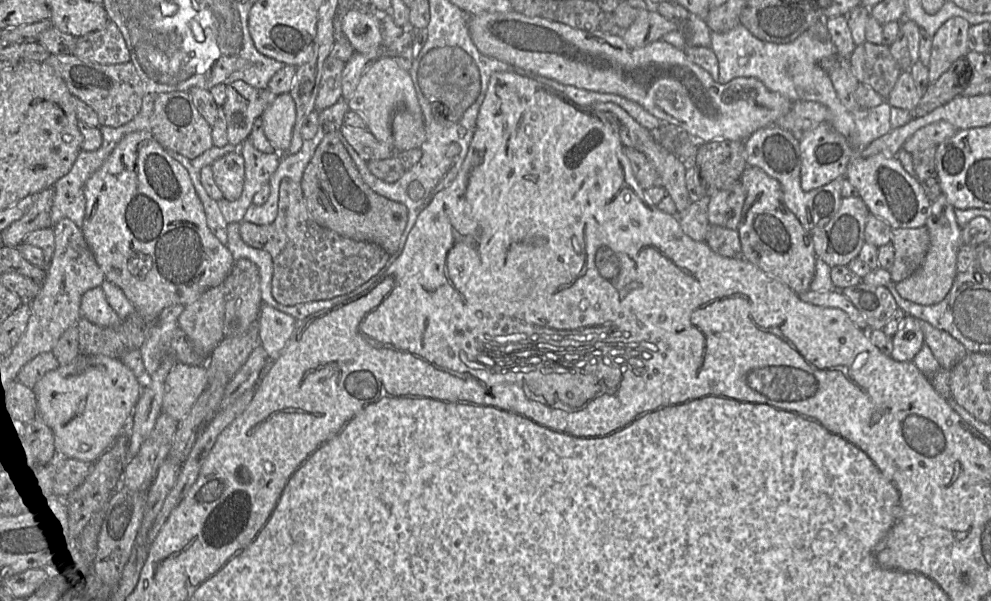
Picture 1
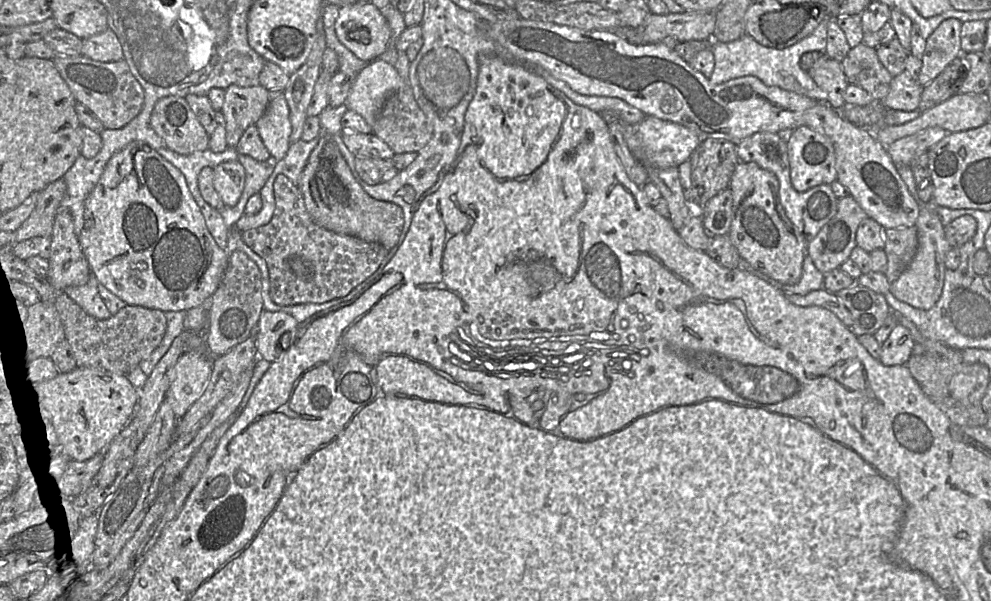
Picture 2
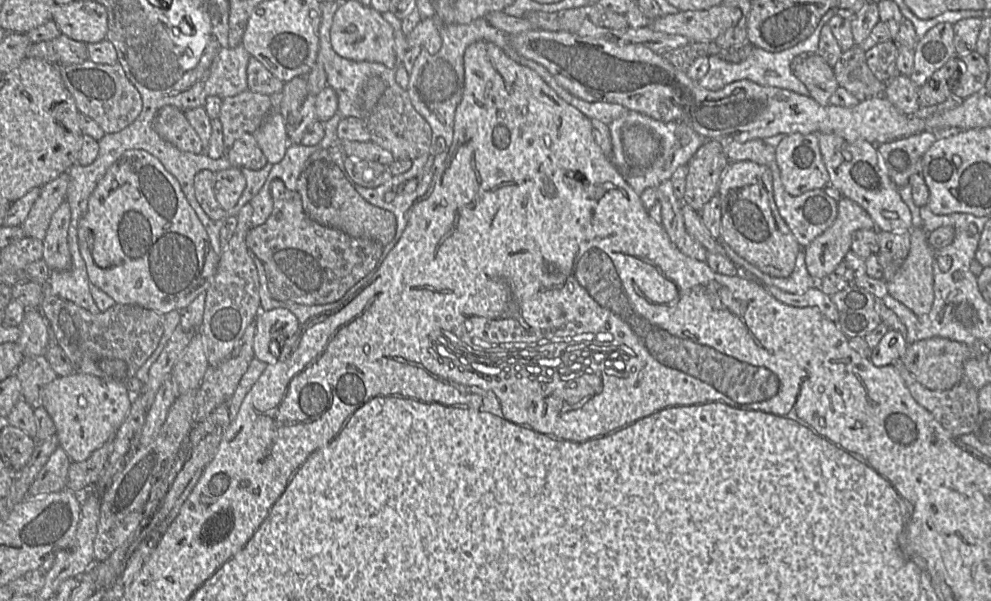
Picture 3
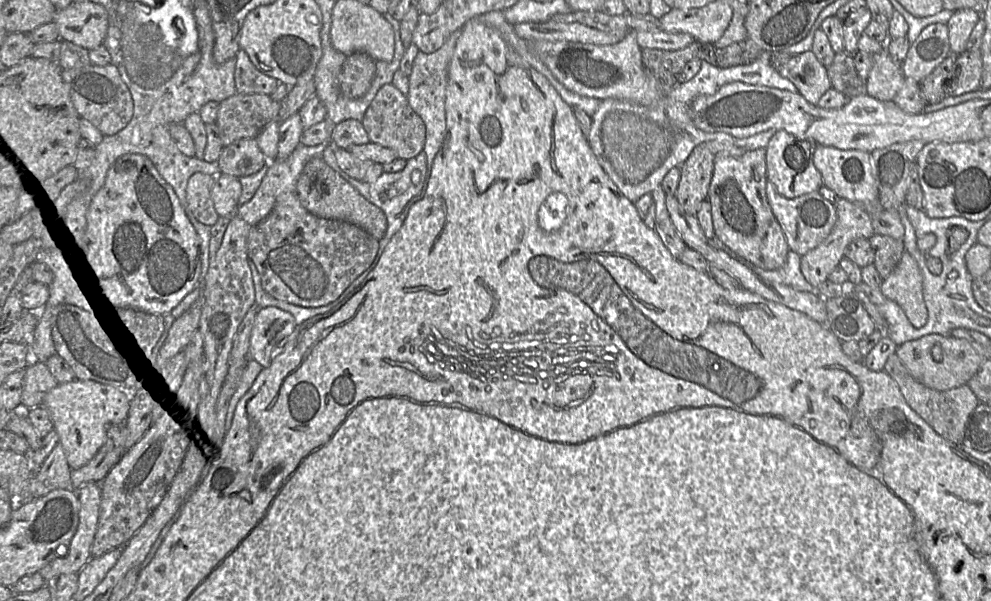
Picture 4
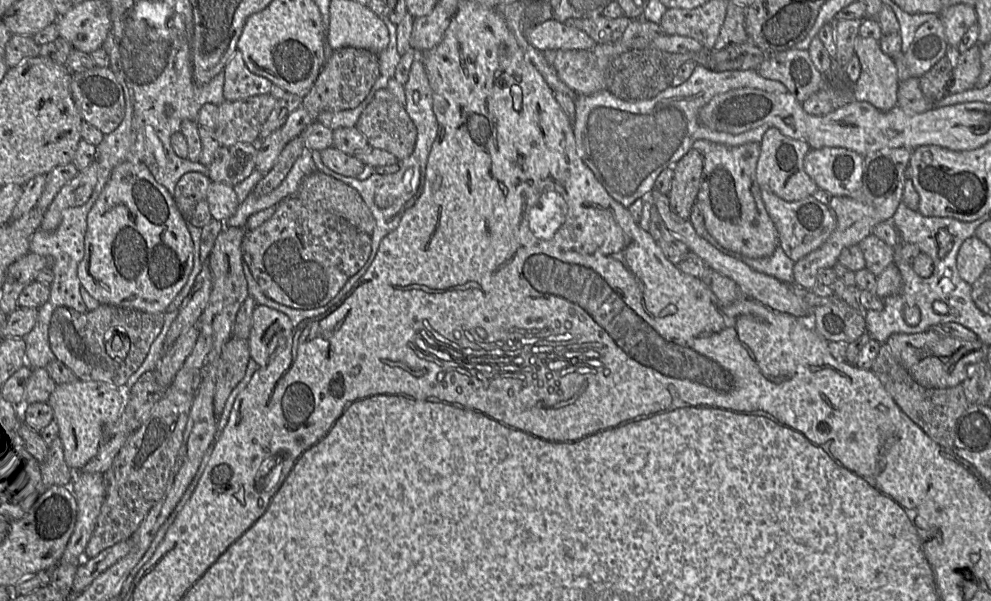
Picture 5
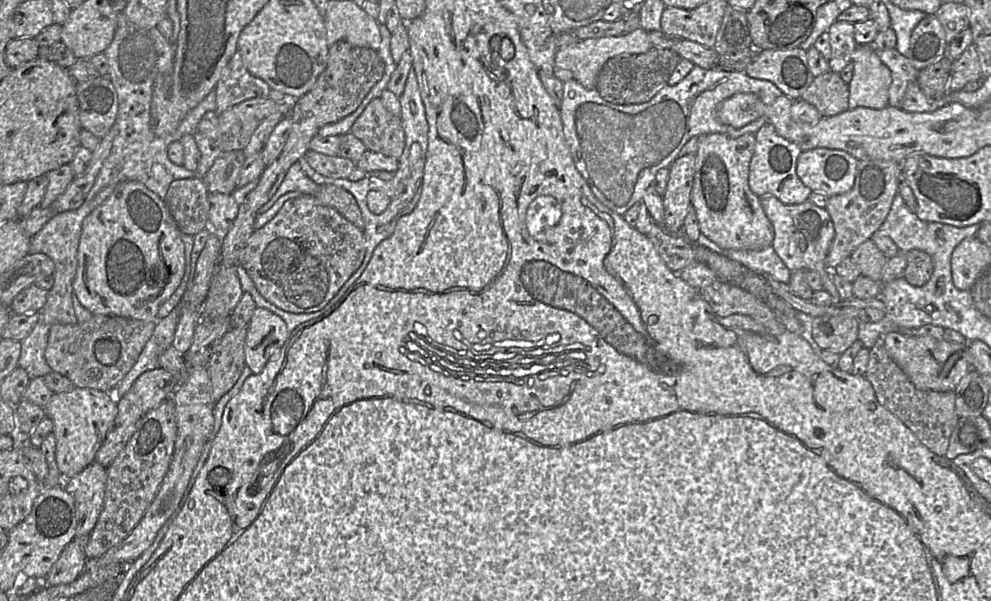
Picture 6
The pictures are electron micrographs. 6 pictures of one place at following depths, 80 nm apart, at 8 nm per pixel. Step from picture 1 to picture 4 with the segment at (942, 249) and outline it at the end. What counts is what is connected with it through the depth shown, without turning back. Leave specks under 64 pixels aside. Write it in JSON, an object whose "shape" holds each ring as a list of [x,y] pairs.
{"shape":[[[904,250],[900,261],[879,288],[887,299],[899,304],[915,328],[926,324],[928,311],[923,298],[923,277],[911,254]]]}

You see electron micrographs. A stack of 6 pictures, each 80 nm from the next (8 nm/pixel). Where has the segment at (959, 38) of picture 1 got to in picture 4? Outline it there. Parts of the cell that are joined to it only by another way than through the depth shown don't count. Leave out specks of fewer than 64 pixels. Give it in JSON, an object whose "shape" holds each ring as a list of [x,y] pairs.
{"shape":[[[933,23],[926,26],[910,45],[900,68],[905,78],[920,83],[950,54],[947,25]]]}

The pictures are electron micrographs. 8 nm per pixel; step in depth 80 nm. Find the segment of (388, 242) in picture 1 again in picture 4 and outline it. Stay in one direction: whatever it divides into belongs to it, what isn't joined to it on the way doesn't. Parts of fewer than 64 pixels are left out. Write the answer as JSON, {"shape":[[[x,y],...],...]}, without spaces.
{"shape":[[[321,156],[311,158],[304,166],[297,181],[296,194],[302,206],[314,216],[349,222],[362,228],[377,240],[380,240],[386,232],[387,219],[384,212],[365,199]]]}

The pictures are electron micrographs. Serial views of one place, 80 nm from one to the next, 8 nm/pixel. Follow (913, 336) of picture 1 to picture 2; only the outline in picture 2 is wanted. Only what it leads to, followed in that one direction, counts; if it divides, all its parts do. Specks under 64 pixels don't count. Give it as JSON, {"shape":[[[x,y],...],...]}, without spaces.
{"shape":[[[897,324],[889,337],[881,344],[878,360],[885,366],[906,364],[916,343],[910,331]]]}

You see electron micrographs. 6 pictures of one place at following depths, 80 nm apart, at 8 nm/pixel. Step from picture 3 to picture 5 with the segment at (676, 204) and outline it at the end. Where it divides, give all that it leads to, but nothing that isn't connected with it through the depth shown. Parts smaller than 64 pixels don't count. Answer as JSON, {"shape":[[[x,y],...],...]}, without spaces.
{"shape":[[[653,204],[651,208],[649,230],[647,232],[653,237],[655,243],[661,248],[666,258],[676,266],[689,252],[689,248],[686,244],[671,234],[666,228],[661,216]]]}

